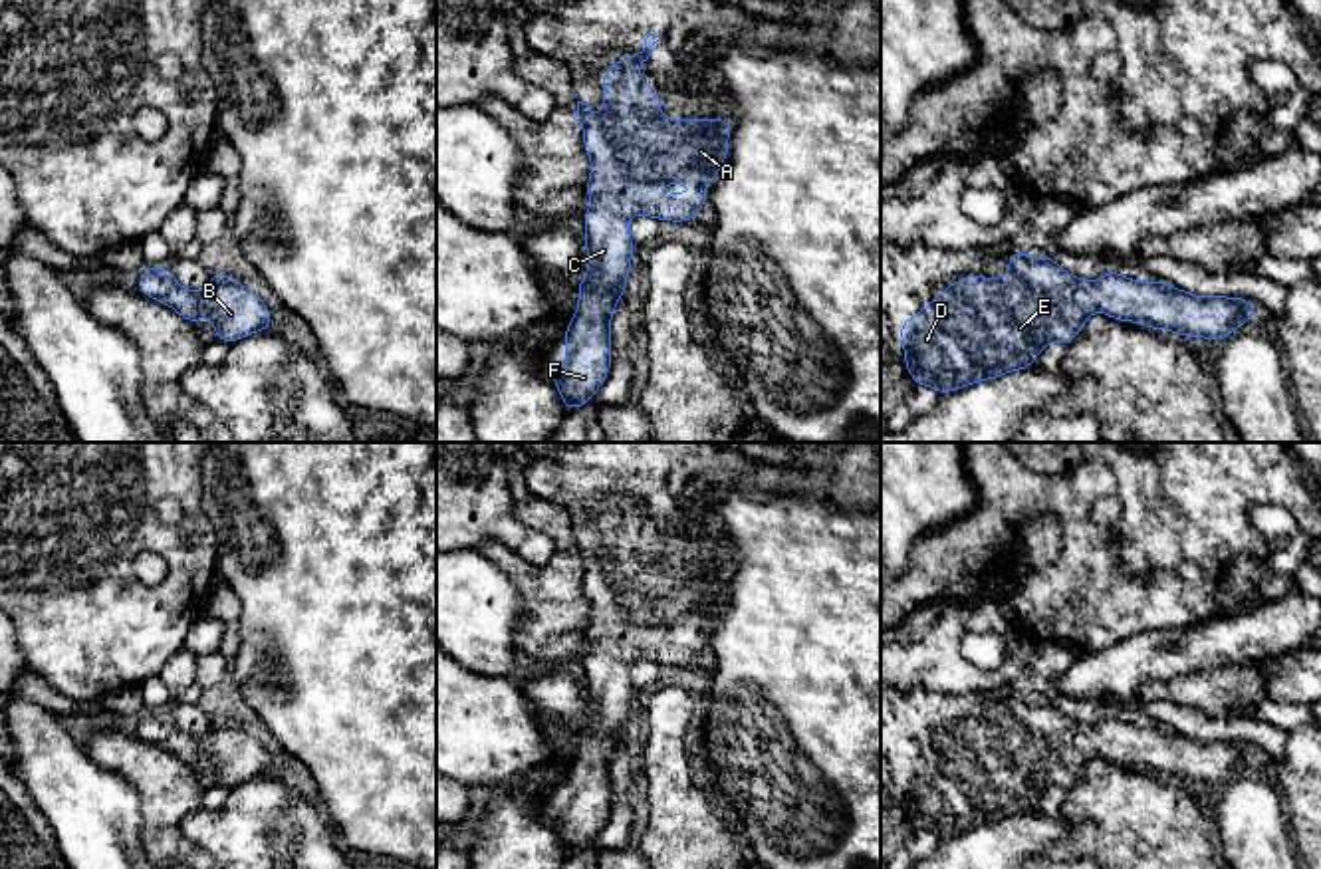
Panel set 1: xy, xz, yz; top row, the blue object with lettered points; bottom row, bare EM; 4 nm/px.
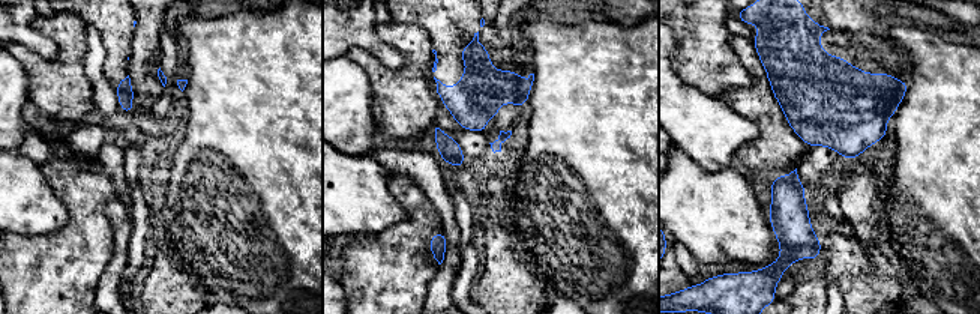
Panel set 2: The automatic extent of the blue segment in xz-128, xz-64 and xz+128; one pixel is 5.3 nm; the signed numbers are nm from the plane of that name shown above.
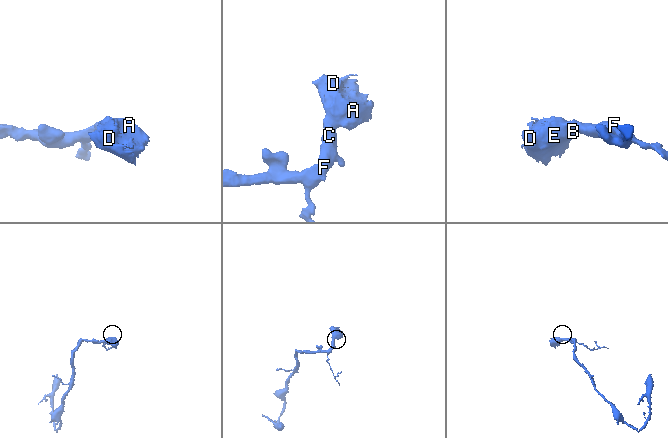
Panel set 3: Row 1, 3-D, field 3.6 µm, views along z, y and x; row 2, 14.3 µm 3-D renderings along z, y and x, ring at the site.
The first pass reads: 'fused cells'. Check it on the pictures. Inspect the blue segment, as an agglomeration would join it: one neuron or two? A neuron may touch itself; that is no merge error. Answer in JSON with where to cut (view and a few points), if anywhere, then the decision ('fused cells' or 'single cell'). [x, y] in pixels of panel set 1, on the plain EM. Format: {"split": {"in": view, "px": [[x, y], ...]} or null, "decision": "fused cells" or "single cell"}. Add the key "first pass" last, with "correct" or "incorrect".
{"split": null, "decision": "single cell", "first pass": "incorrect"}

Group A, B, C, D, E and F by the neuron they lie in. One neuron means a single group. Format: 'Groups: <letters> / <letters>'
Groups: A B C D E F

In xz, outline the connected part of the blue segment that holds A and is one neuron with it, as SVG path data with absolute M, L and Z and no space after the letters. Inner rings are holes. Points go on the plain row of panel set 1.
M647 478L641 498L625 506L613 506L603 516L603 559L591 563L591 550L577 546L577 559L583 569L583 591L591 603L591 621L585 639L595 647L581 659L585 669L585 694L589 714L577 726L579 750L567 766L563 782L565 811L551 815L565 855L587 849L605 827L611 796L611 762L615 750L625 742L629 710L637 690L631 684L627 665L647 659L657 665L696 665L698 655L710 647L708 633L728 601L728 581L734 563L662 563L660 538L643 526L635 516L645 510L660 480ZM662 627L688 627L692 633L706 631L702 639L660 639L655 631Z

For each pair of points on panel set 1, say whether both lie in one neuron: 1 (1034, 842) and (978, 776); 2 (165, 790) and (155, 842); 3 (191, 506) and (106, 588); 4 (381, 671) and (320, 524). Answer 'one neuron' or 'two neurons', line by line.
1: two neurons
2: one neuron
3: one neuron
4: one neuron

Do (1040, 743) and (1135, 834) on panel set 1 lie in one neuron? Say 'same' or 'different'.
different

